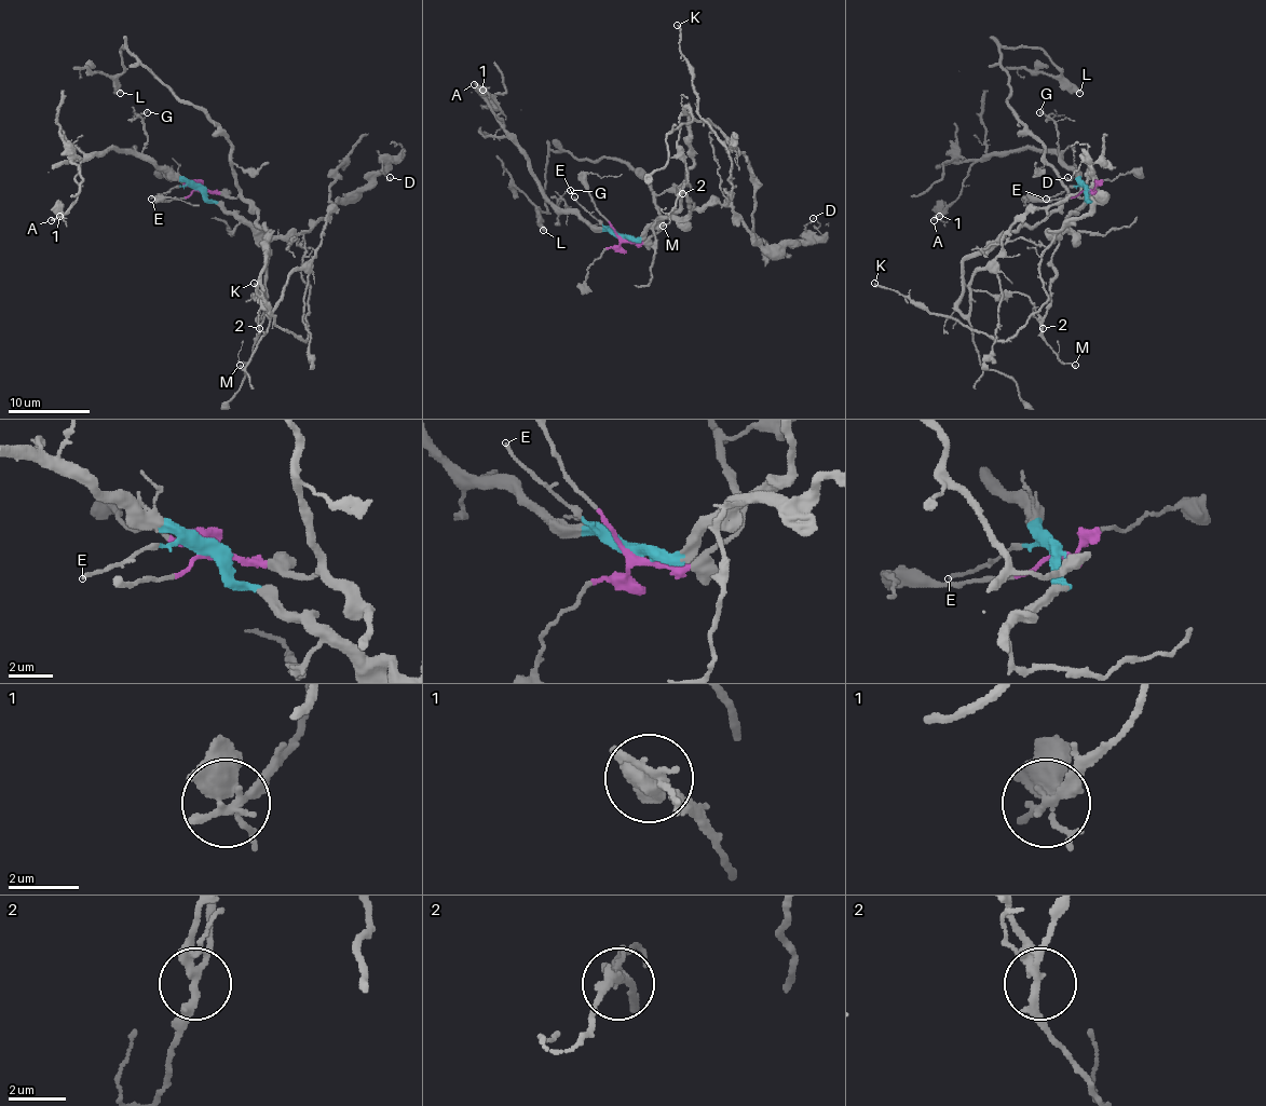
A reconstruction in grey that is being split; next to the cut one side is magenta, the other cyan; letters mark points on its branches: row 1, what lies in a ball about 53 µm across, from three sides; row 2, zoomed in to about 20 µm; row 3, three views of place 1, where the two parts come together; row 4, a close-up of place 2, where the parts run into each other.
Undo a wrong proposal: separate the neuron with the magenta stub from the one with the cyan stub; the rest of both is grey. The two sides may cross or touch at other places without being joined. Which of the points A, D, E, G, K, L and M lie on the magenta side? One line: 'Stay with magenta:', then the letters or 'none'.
Stay with magenta: L

